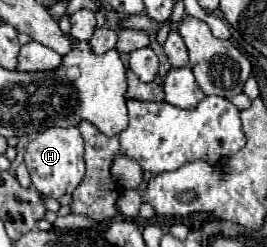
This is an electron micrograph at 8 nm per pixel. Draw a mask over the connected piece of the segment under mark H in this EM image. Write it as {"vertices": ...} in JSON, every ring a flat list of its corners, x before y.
{"vertices":[[77,126,67,128,47,128,39,132,25,150,25,164,31,176,33,186,45,198,59,200,63,194,73,194,73,190,81,184,85,176,85,162,83,162,83,138]]}

